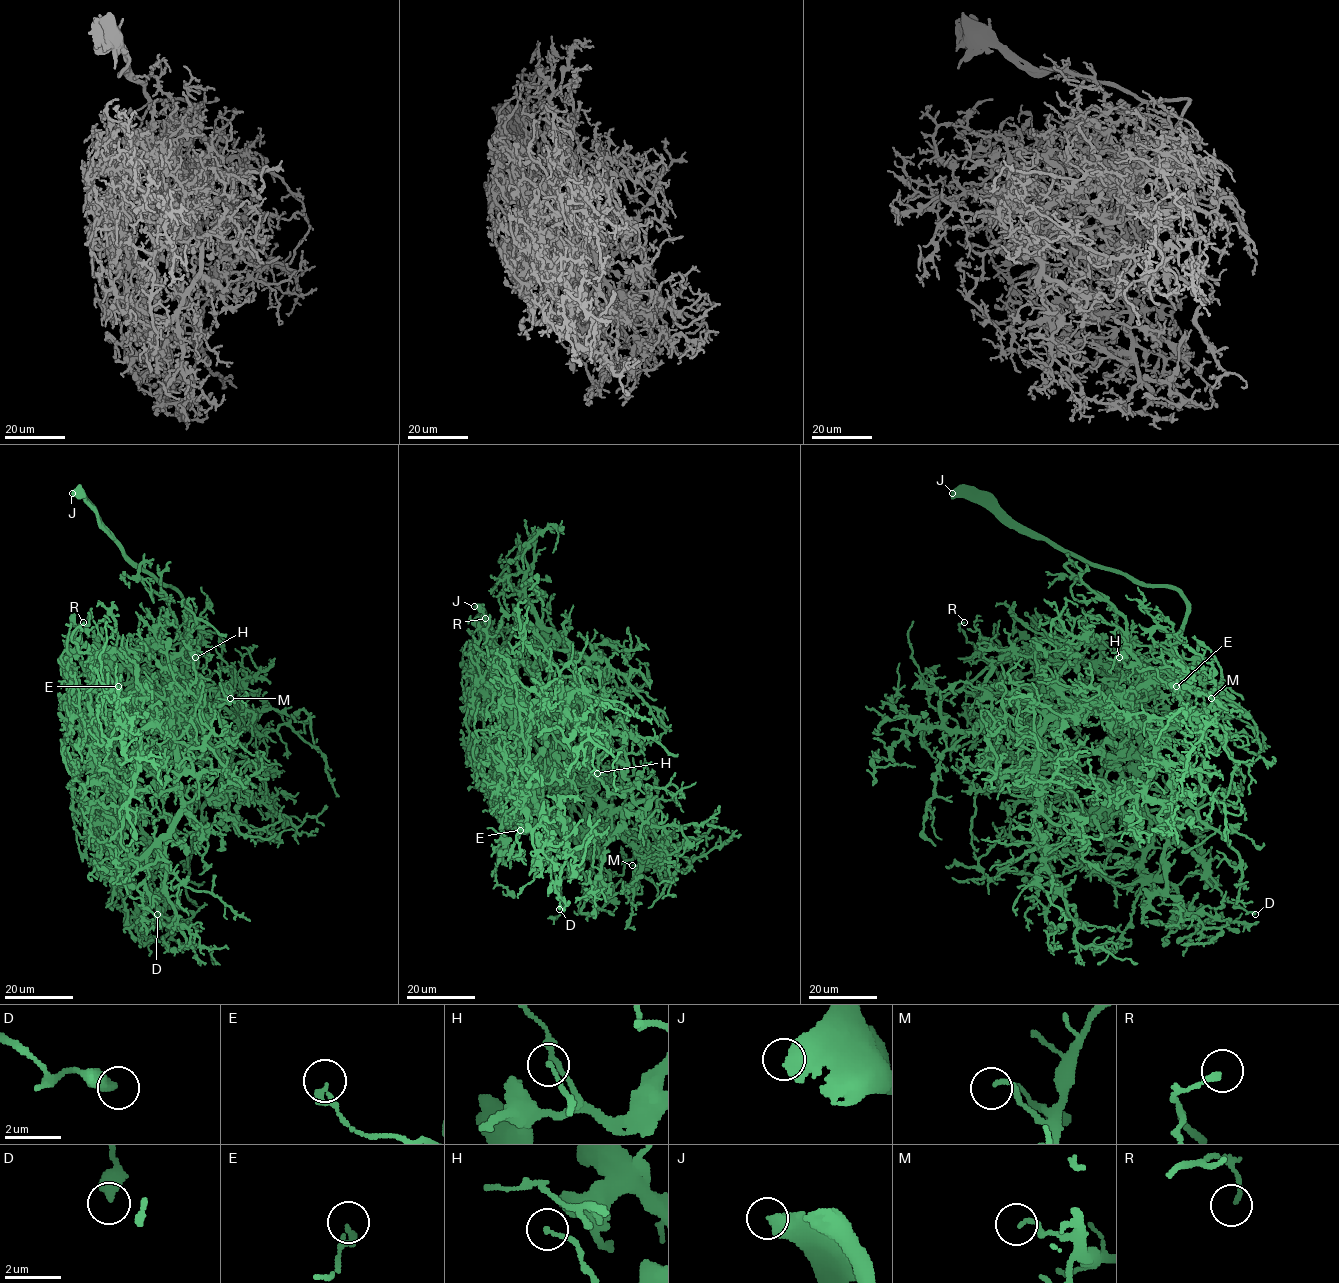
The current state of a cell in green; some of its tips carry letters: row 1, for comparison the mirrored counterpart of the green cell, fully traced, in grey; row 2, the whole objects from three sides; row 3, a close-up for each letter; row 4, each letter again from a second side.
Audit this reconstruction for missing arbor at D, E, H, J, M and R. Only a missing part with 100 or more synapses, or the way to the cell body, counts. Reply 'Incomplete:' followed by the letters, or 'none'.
Incomplete: J

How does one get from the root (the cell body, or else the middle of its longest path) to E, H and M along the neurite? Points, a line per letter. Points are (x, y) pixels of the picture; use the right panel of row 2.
E: (1155, 684), (1153, 682), (1157, 683), (1155, 696), (1155, 692), (1170, 695), (1176, 686)
H: (1155, 684), (1167, 684), (1173, 675), (1167, 671), (1150, 675), (1138, 663), (1126, 666), (1119, 657)
M: (1155, 684), (1170, 682), (1169, 672), (1160, 671), (1153, 679), (1166, 682), (1193, 713), (1202, 713), (1211, 698)

